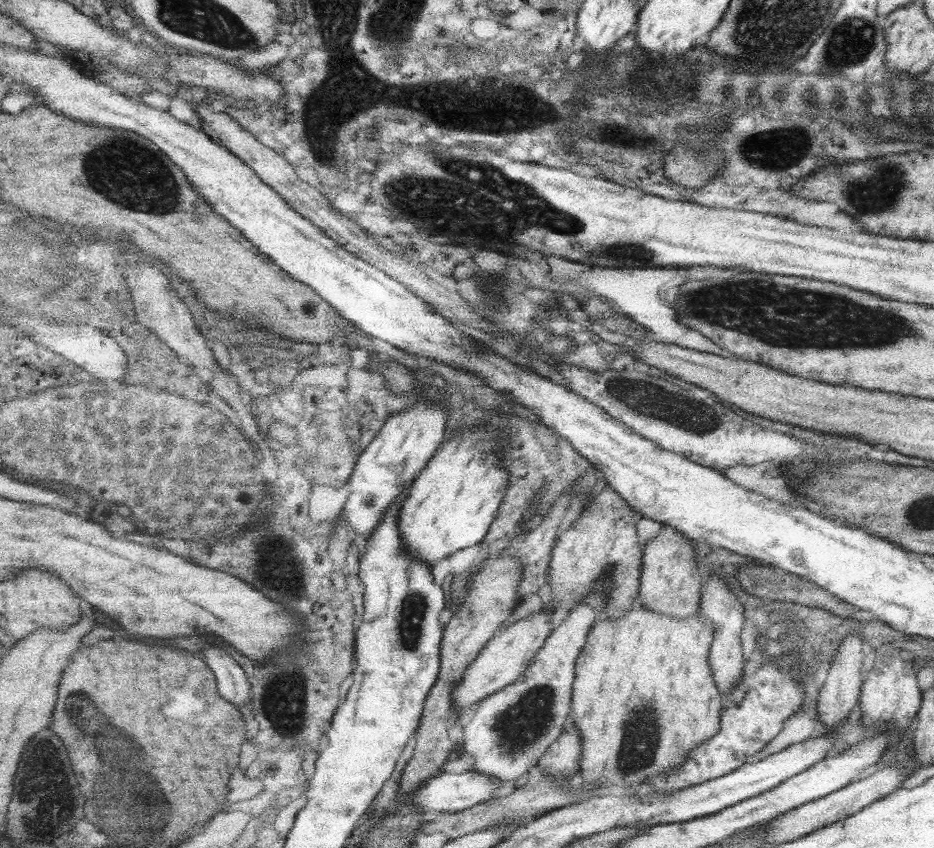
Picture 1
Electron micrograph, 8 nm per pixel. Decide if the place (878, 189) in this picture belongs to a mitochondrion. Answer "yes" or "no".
yes

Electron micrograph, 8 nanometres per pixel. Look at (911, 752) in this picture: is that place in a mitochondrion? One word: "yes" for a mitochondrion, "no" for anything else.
no

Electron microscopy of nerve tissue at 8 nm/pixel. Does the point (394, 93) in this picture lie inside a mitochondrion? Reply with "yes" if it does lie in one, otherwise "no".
yes

